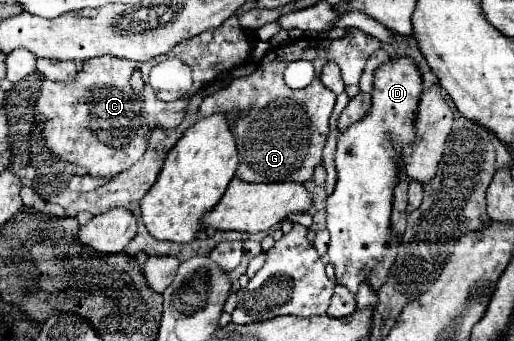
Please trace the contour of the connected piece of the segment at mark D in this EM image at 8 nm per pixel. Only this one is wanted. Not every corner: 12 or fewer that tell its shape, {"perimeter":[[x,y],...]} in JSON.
{"perimeter":[[398,57],[338,141],[328,257],[352,293],[396,261],[392,193],[422,77]]}

